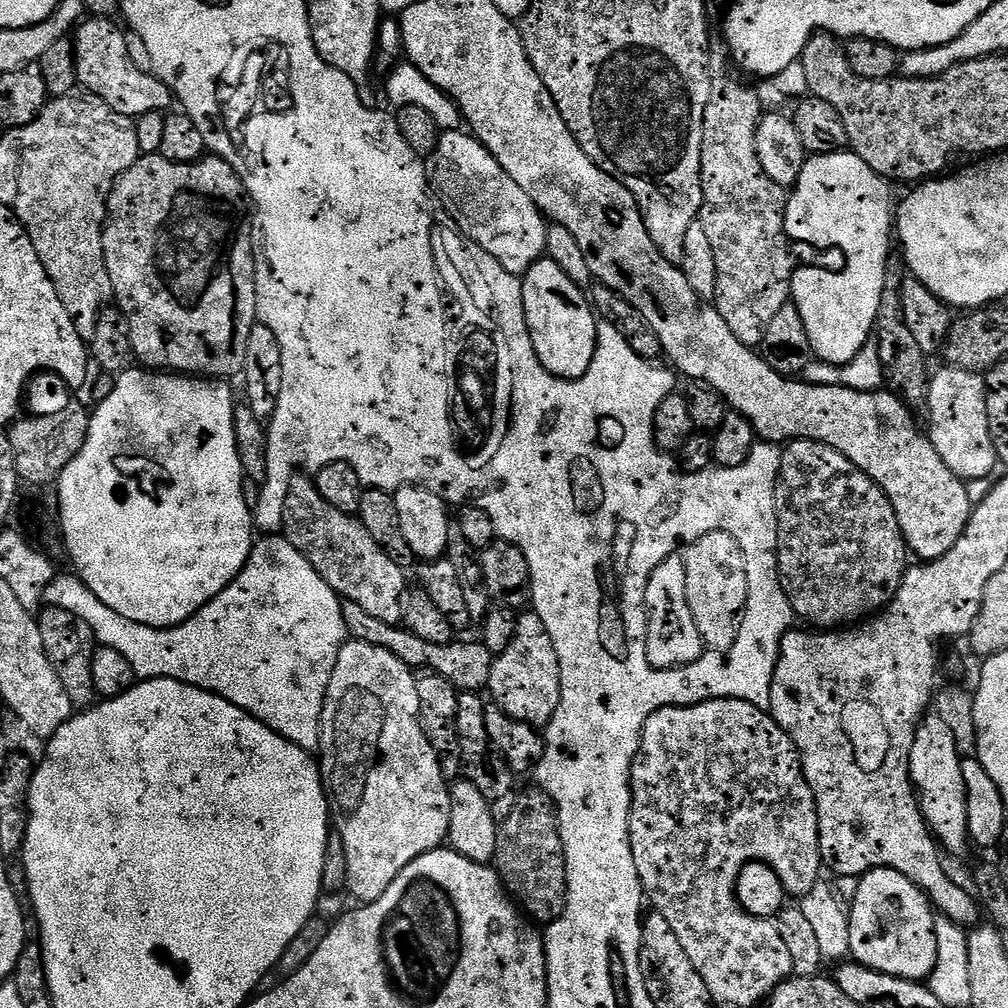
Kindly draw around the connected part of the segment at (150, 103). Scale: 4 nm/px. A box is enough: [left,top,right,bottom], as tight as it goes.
[74,18,174,118]

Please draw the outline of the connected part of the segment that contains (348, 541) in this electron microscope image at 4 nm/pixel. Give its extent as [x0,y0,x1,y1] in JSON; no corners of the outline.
[282,474,410,626]

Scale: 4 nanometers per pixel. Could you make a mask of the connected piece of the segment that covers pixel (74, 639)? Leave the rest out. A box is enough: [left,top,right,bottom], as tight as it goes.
[38,607,98,710]

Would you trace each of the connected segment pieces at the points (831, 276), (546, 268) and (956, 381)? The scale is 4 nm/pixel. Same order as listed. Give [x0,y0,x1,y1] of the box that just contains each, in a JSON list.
[[784,150,894,364],[522,258,598,380],[926,366,998,481]]

